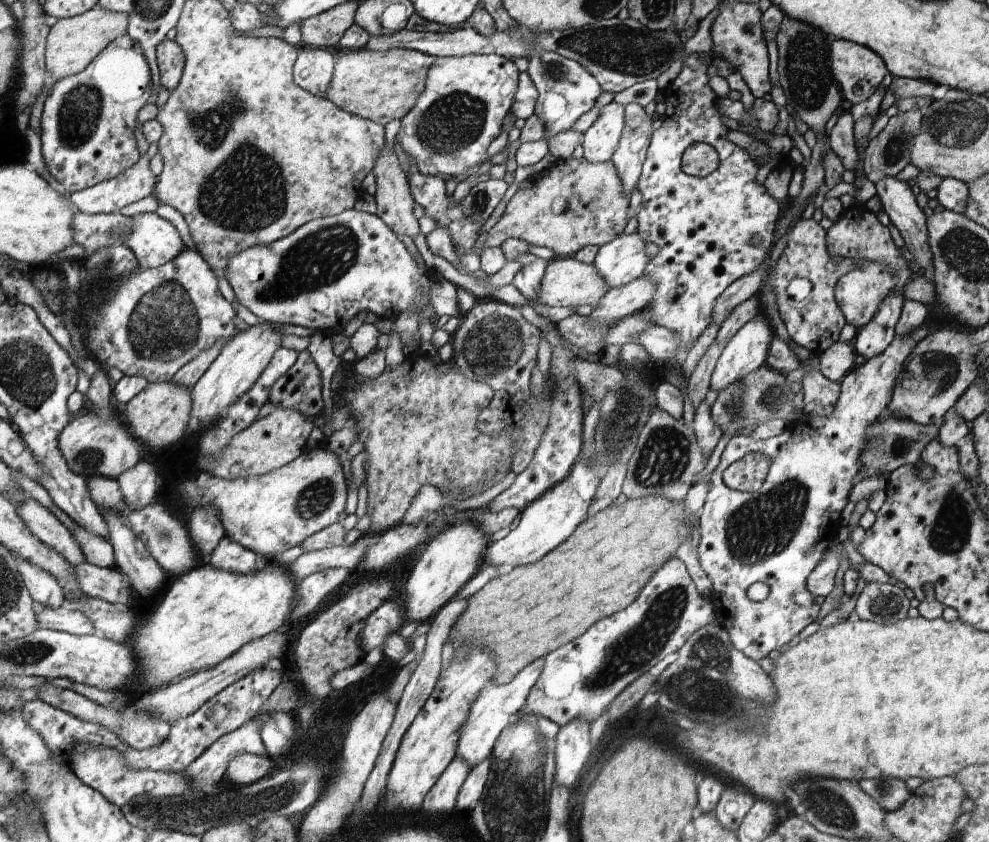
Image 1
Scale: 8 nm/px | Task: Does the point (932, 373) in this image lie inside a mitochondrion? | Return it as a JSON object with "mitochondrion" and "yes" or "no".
{"mitochondrion":"yes"}

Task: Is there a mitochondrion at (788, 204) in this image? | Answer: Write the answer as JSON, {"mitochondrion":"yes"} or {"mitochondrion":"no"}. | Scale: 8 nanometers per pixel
{"mitochondrion":"no"}

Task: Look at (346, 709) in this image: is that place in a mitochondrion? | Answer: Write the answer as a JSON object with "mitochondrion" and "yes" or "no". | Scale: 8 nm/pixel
{"mitochondrion":"no"}

